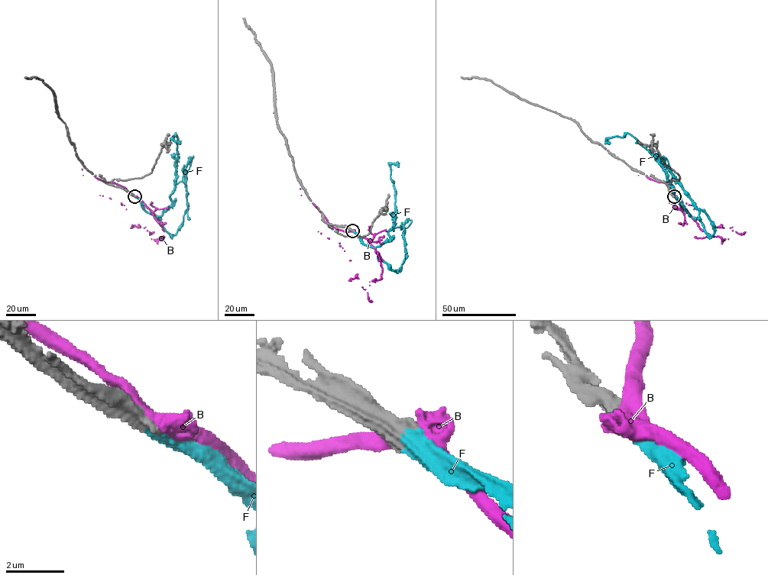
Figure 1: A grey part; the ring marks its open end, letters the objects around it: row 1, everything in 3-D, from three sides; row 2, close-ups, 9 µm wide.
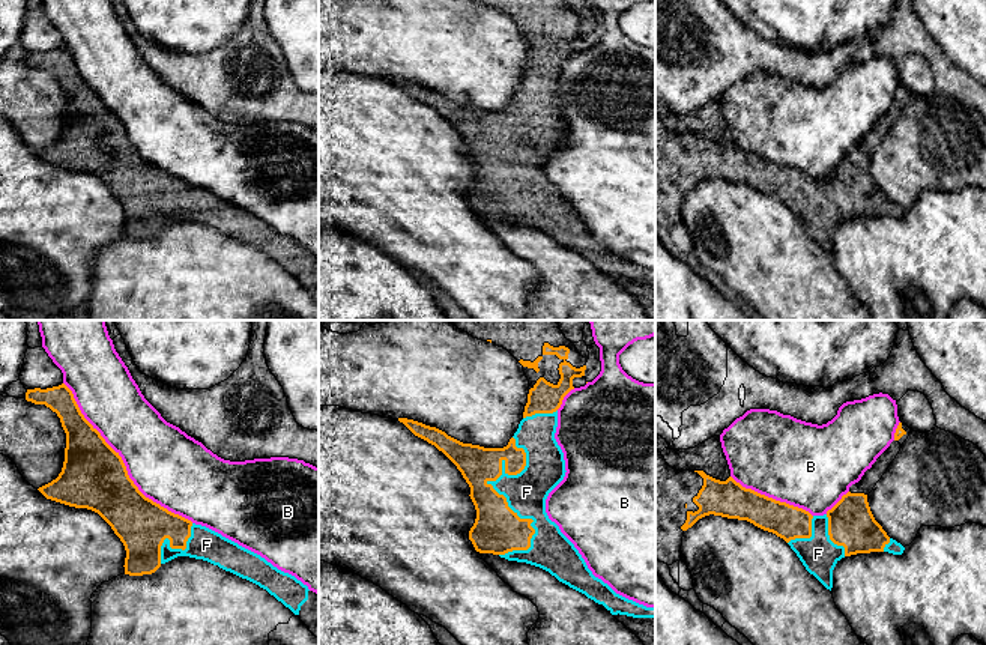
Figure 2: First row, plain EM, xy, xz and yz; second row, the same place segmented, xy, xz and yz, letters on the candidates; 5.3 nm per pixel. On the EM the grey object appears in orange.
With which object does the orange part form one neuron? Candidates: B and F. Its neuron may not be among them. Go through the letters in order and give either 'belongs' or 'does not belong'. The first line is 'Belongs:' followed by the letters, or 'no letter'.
Belongs: F
B: does not belong
F: belongs

